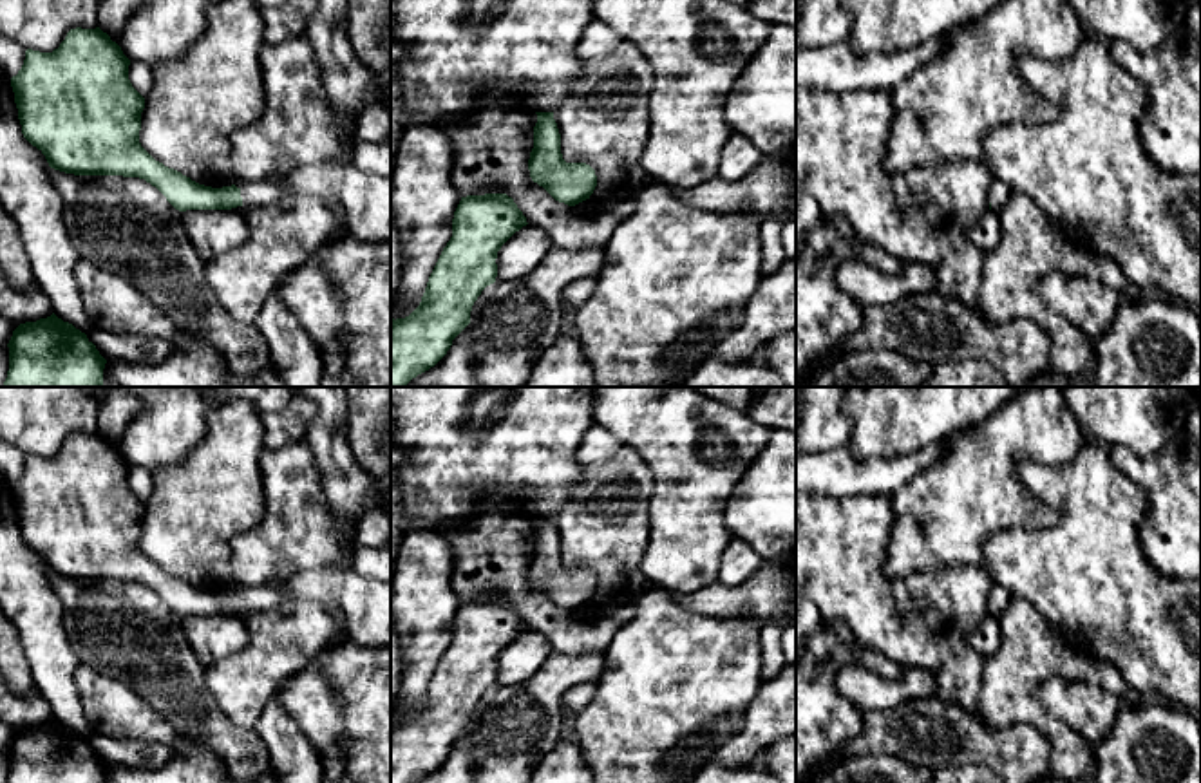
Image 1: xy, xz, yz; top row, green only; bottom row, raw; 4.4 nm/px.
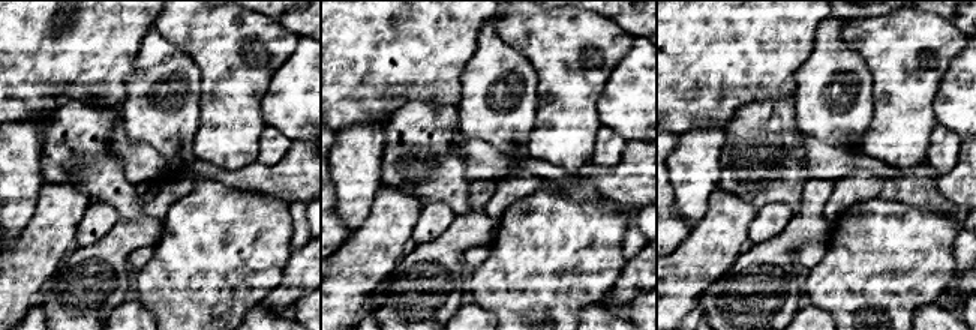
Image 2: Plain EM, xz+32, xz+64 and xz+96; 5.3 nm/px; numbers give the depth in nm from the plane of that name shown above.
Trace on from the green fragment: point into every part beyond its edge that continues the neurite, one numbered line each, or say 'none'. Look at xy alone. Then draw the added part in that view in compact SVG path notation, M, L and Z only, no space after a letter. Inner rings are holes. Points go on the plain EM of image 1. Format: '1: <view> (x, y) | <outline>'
1: xy (366, 603) | M317 568L300 570L284 579L262 586L235 586L241 595L242 611L264 611L277 606L284 597L300 600L329 600L344 613L347 638L362 647L391 647L391 582L367 579L353 570Z

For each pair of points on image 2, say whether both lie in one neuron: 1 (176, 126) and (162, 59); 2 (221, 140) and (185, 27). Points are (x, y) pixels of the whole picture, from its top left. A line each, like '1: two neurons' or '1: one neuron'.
1: one neuron
2: one neuron

